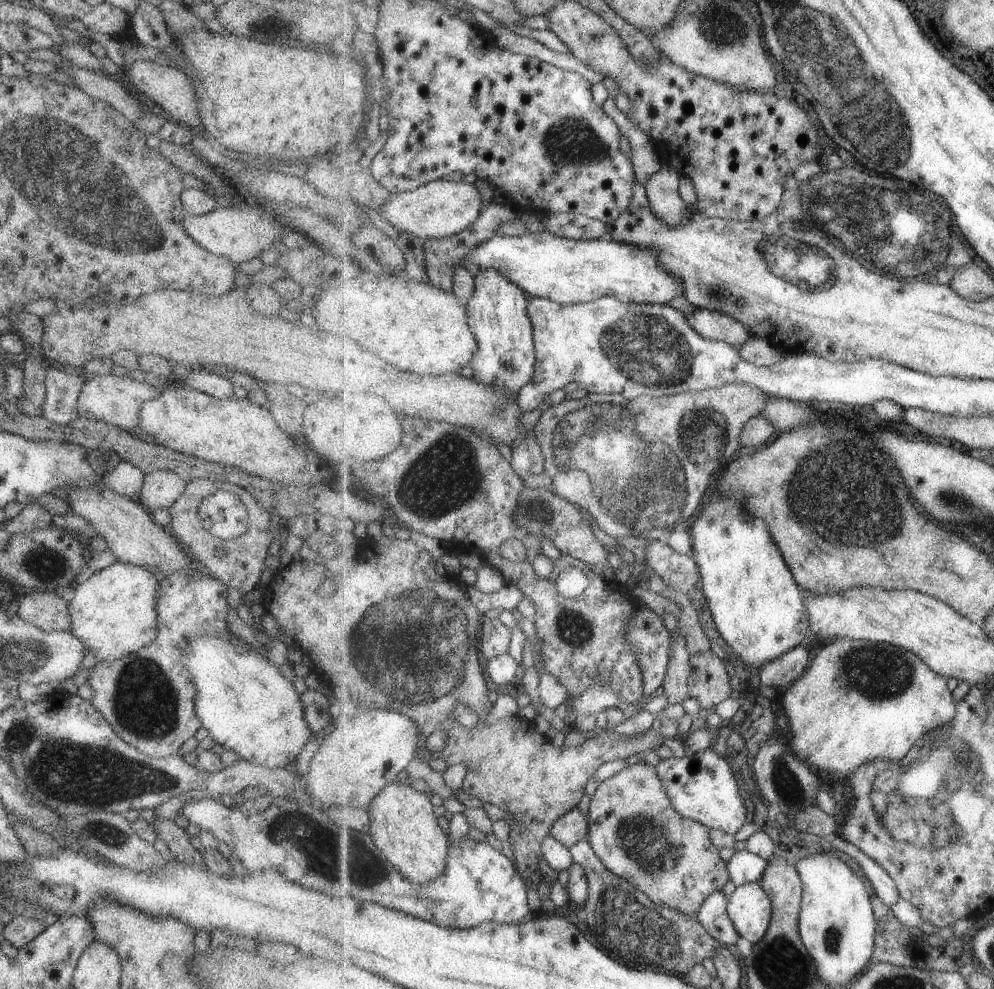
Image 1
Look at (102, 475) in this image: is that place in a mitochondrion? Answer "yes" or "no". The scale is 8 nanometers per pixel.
no

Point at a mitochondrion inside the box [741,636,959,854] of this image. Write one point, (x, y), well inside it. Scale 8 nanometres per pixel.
(880, 675)

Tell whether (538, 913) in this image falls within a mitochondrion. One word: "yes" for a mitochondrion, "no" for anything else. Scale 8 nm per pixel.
no

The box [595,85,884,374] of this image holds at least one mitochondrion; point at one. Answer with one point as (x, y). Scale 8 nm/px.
(798, 253)

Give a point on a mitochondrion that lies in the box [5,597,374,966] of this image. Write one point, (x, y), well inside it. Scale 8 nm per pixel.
(145, 704)

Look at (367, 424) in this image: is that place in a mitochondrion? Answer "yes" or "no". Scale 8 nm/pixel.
no

